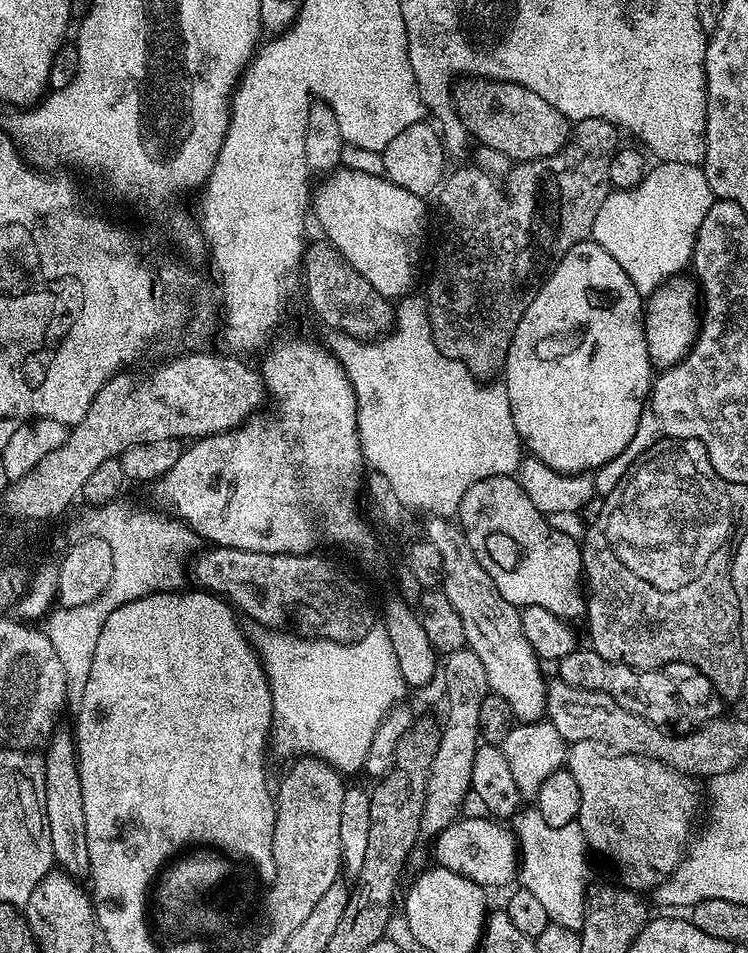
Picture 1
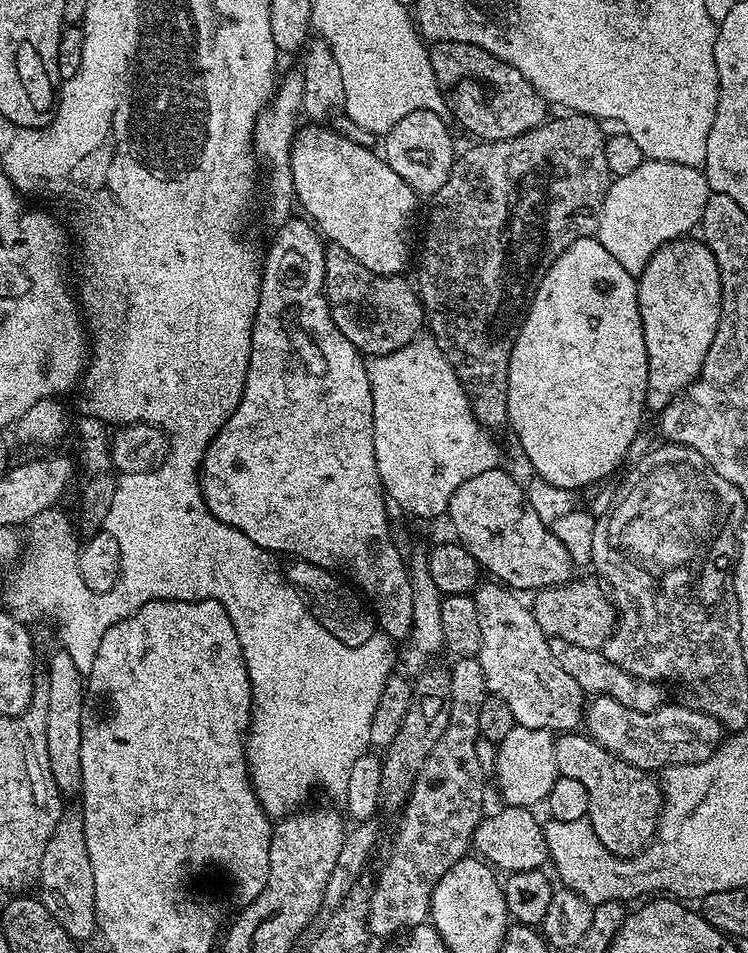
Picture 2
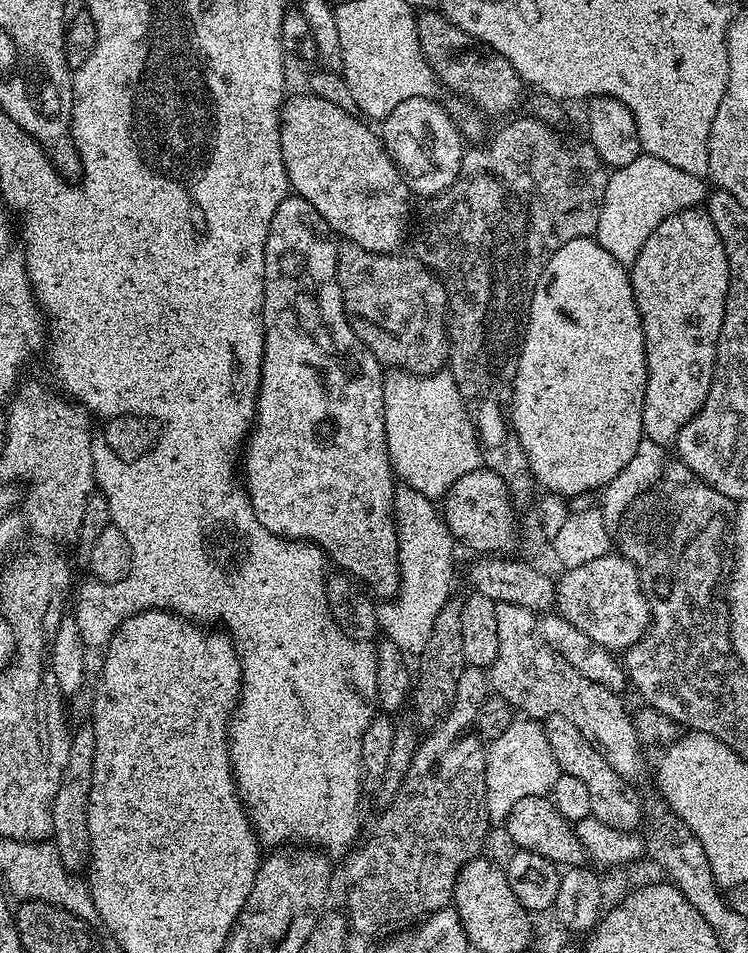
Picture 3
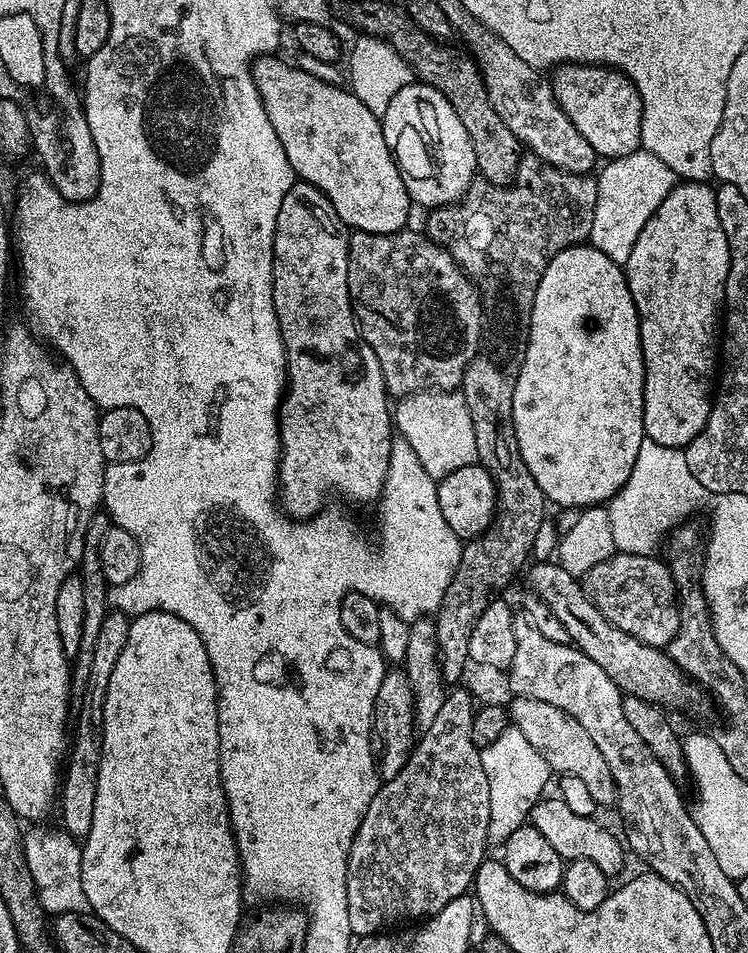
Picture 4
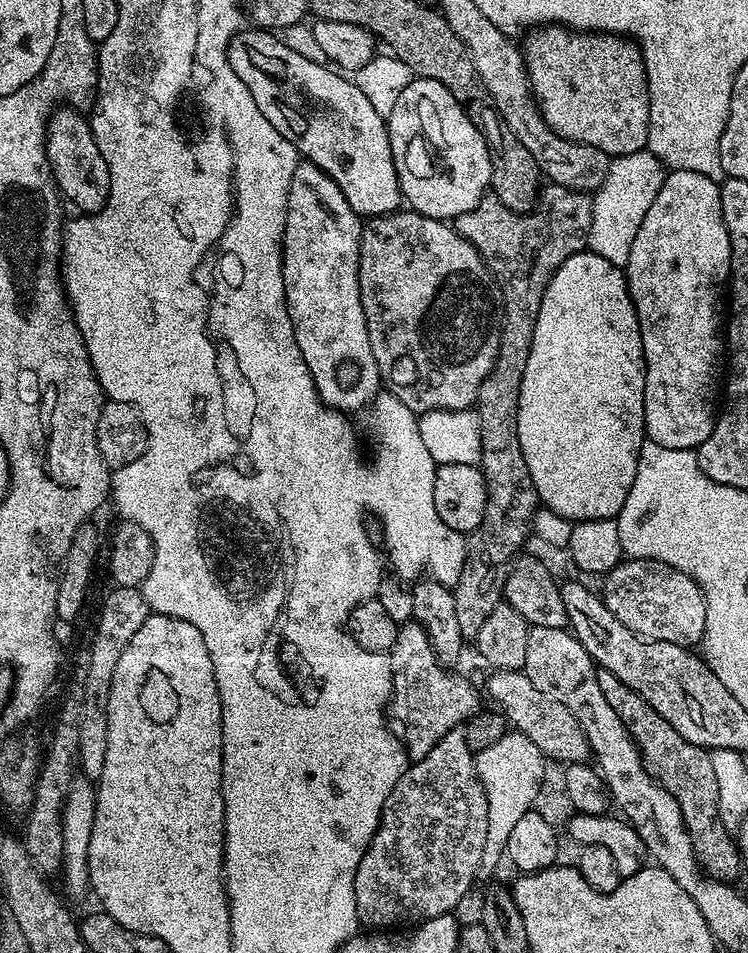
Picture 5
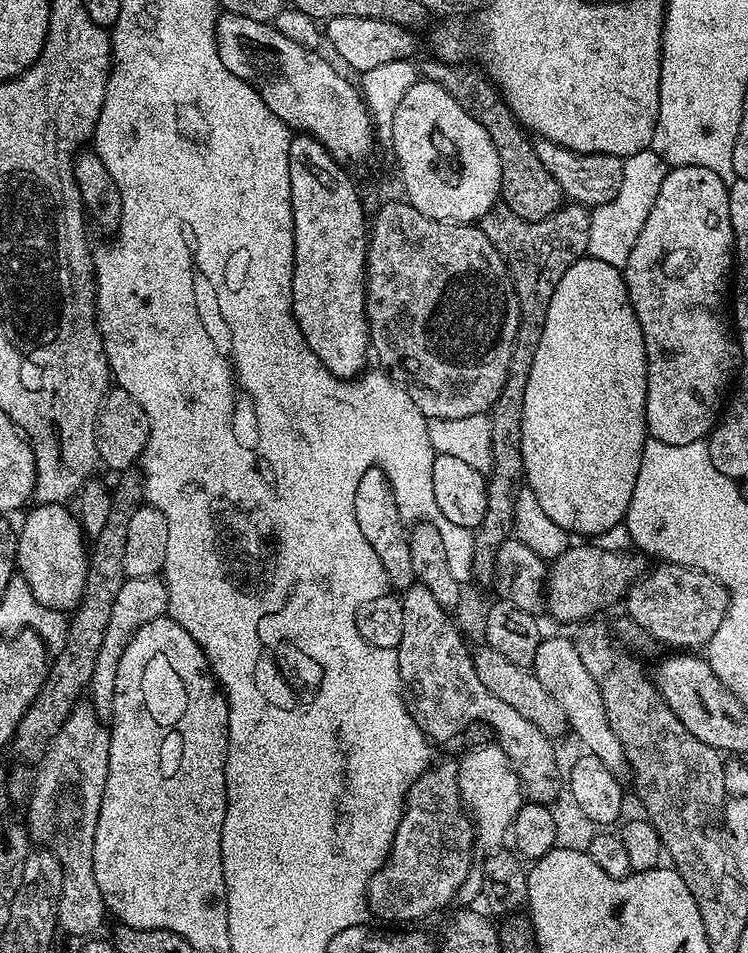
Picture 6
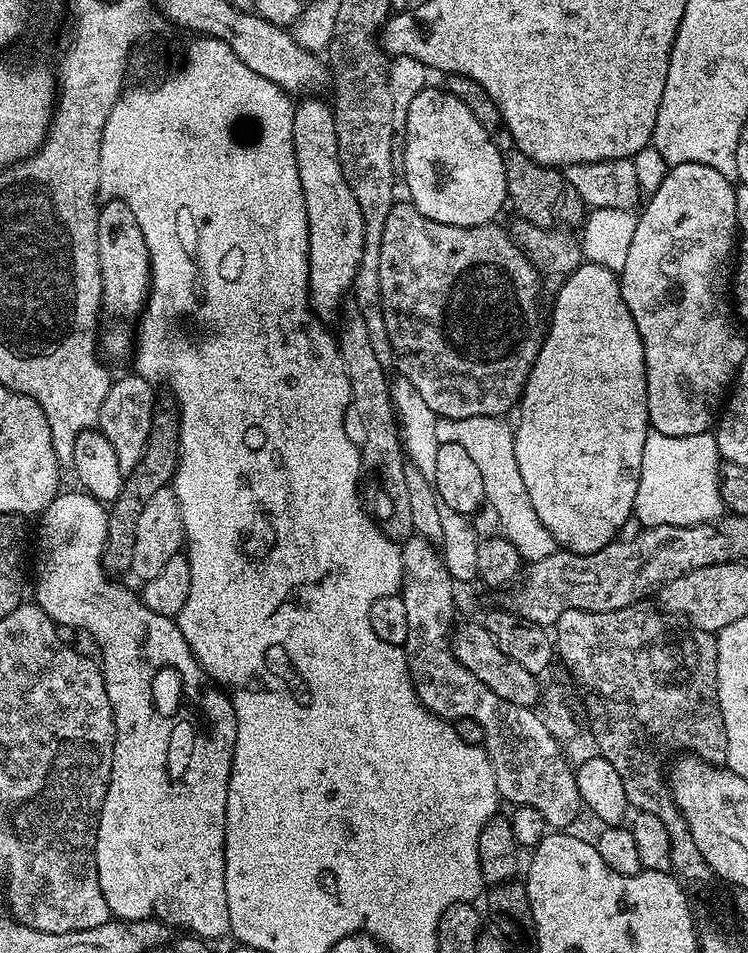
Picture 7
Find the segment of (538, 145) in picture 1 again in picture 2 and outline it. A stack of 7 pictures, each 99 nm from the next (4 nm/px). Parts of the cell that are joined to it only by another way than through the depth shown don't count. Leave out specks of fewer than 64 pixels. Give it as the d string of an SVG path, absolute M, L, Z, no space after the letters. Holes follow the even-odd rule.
M442 40L431 45L428 57L451 119L456 119L466 131L473 132L481 141L518 138L539 127L549 115L549 105L538 94L538 90L534 90L534 86L530 86L530 82L526 82L518 70L514 70L514 66L502 62L497 56L491 56L478 46Z

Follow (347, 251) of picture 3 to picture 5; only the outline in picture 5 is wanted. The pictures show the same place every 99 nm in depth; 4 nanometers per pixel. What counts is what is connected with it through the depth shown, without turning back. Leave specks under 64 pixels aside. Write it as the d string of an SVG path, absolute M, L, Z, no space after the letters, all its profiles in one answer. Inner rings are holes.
M397 210L384 216L371 217L363 225L360 234L358 258L358 286L362 310L366 314L366 330L370 334L370 346L374 350L374 362L380 371L381 381L391 395L397 396L411 412L423 414L434 410L462 412L471 409L478 398L482 382L490 374L500 353L500 325L502 323L502 293L480 251L471 244L451 223L435 220L420 212Z

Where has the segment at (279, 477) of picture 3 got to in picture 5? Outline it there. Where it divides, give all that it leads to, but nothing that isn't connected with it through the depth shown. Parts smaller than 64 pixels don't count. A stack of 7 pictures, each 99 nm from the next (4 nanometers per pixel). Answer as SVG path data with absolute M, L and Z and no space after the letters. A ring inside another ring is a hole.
M301 159L294 170L294 178L290 178L288 191L284 227L284 297L294 326L294 338L316 383L316 393L329 408L337 410L367 409L382 388L380 371L370 346L370 334L366 330L366 314L360 301L358 258L361 231L362 218L352 209L338 182L318 165Z

